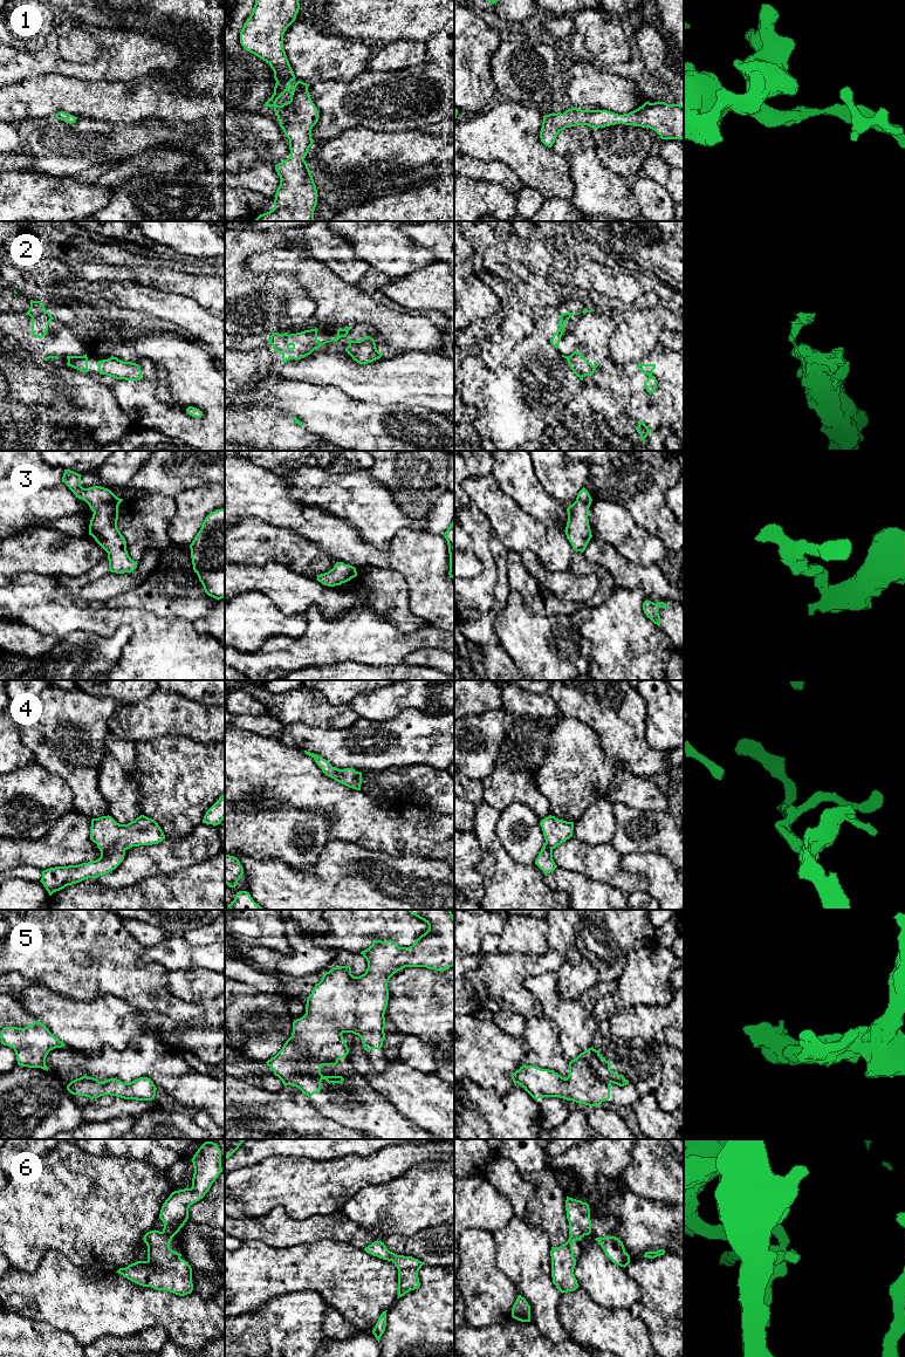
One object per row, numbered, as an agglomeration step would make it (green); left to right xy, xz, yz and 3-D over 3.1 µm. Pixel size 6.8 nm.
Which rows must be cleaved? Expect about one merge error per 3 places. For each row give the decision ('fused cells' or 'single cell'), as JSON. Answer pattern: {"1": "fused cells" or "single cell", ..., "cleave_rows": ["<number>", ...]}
{"1": "single cell", "2": "fused cells", "3": "single cell", "4": "single cell", "5": "single cell", "6": "single cell", "cleave_rows": ["2"]}

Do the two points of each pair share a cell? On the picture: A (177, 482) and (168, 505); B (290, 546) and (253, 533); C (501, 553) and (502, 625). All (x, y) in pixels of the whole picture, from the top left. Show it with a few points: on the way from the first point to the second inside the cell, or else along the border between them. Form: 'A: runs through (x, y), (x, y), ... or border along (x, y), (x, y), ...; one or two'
A: border along (173, 497), (151, 494), (143, 498); two
B: runs through (281, 545), (265, 543), (262, 540); one
C: border along (512, 590), (494, 622), (496, 637); two

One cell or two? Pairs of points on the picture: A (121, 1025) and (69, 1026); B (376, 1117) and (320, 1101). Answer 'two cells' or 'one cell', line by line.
A: one cell
B: one cell

